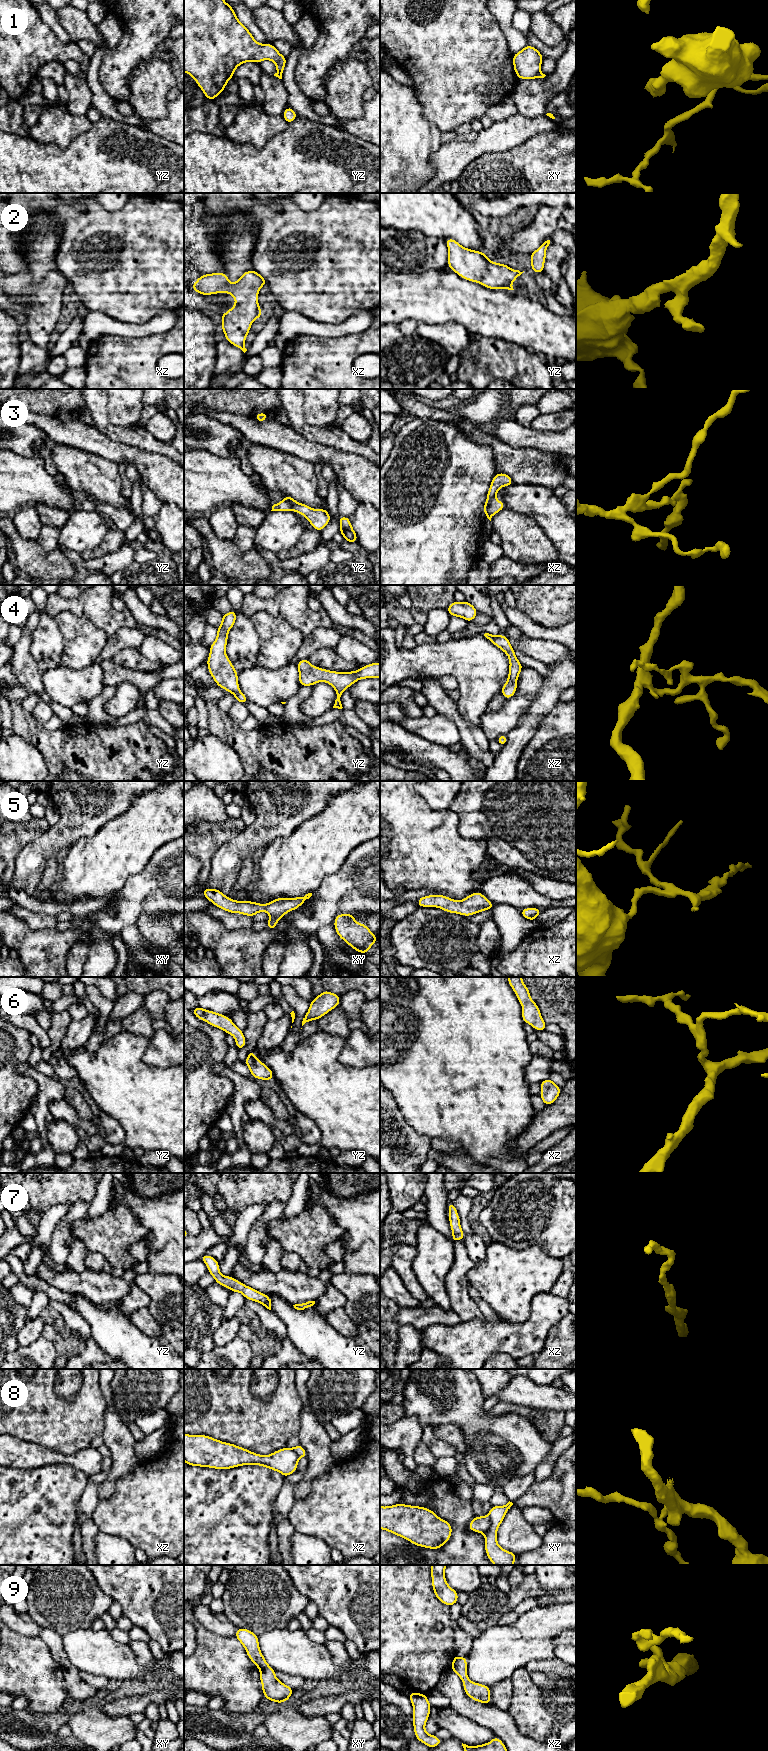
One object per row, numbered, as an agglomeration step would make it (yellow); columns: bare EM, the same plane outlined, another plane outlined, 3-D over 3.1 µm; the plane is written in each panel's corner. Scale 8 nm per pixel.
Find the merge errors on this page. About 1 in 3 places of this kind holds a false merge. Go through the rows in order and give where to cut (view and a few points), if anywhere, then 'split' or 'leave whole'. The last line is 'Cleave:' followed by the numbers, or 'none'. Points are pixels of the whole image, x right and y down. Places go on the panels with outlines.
1: xy (539, 71), (536, 77) | split
2: no cut | leave whole
3: xz (494, 496), (485, 514) | split
4: xz (497, 636), (489, 640) | split
5: no cut | leave whole
6: no cut | leave whole
7: no cut | leave whole
8: xy (488, 1515), (490, 1527), (484, 1533) | split
9: no cut | leave whole
Cleave: 1, 3, 4, 8

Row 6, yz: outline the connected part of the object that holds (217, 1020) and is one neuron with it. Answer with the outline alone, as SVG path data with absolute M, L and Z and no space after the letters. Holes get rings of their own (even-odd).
M199 1006L195 1007L192 1013L198 1019L206 1021L209 1025L220 1028L227 1034L231 1034L235 1038L237 1049L242 1049L246 1046L246 1039L243 1031L237 1028L229 1017L210 1010L205 1010Z

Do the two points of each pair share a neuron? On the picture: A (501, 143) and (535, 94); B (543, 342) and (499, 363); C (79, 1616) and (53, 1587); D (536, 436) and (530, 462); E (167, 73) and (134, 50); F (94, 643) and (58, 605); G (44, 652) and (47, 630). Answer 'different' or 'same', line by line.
A: different
B: different
C: same
D: different
E: different
F: different
G: same

